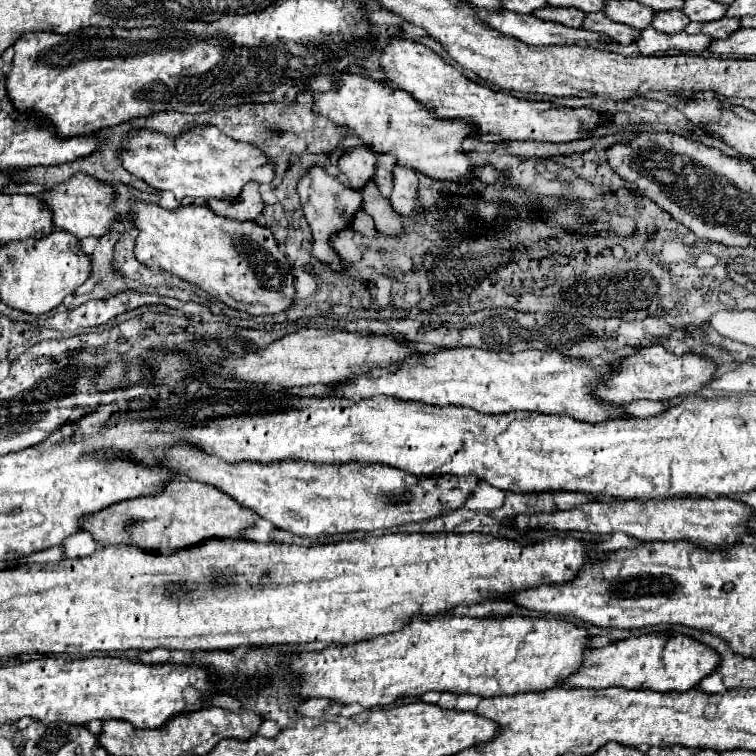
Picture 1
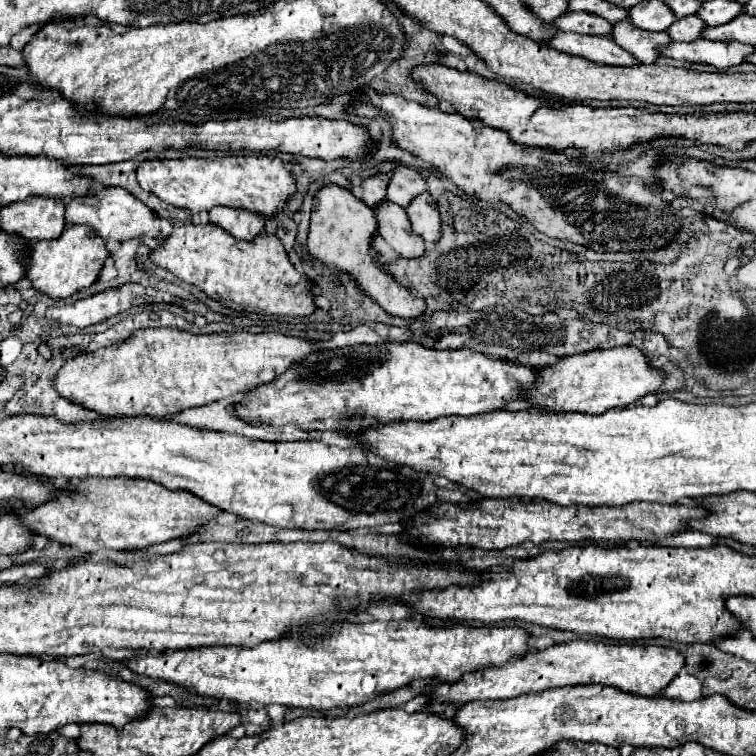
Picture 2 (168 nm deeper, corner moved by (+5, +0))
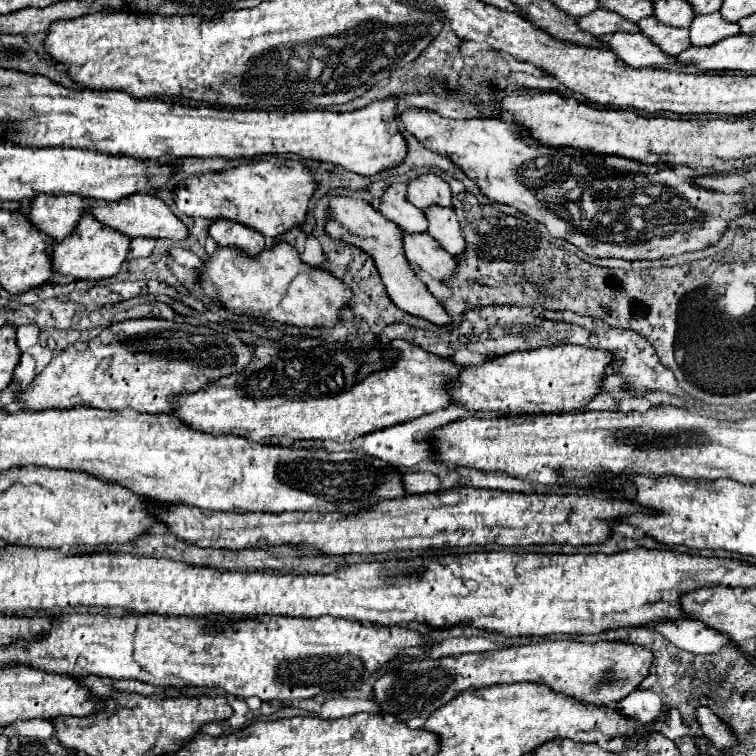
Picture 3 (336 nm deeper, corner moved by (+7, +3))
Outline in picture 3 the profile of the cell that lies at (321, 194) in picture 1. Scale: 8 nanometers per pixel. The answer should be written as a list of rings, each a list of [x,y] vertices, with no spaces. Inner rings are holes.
[[[344,196],[332,198],[330,200],[330,216],[328,216],[326,232],[332,238],[340,238],[344,242],[356,244],[358,248],[364,248],[364,252],[368,252],[374,258],[376,268],[382,276],[382,282],[388,290],[388,296],[400,310],[404,310],[412,316],[424,318],[424,320],[428,320],[436,326],[452,324],[452,318],[448,316],[444,306],[428,292],[426,284],[410,268],[410,264],[404,256],[404,246],[402,246],[404,230],[400,226],[396,226],[394,222],[390,222],[388,218],[384,218],[380,212],[376,212],[366,200],[344,198]]]

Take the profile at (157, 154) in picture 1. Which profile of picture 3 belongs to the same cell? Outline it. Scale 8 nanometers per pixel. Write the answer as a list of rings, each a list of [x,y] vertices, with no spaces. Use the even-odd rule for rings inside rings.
[[[280,156],[280,166],[276,158],[268,158],[268,160],[252,160],[248,164],[240,164],[238,168],[232,168],[228,172],[216,172],[216,174],[208,172],[204,176],[192,176],[186,188],[178,188],[174,192],[174,200],[178,204],[178,210],[184,212],[186,216],[200,216],[208,220],[226,218],[244,224],[248,228],[254,228],[264,236],[278,238],[280,234],[286,234],[292,228],[298,228],[306,222],[308,202],[314,190],[316,190],[316,180],[312,178],[306,164],[302,160],[286,160]]]

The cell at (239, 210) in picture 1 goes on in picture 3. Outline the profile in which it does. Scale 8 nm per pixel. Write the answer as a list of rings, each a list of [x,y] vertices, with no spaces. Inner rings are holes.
[[[216,220],[210,226],[210,236],[218,246],[234,246],[248,256],[258,256],[264,250],[264,236],[260,236],[260,232],[252,232],[252,228],[230,220]]]

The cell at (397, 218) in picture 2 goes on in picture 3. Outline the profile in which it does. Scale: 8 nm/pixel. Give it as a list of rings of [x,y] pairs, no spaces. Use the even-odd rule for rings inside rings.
[[[404,234],[406,258],[418,264],[434,280],[450,280],[458,270],[456,256],[448,254],[430,234]]]

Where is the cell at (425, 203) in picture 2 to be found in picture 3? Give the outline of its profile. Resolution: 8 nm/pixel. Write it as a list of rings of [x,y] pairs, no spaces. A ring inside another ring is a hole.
[[[430,208],[424,212],[428,216],[428,234],[438,240],[444,250],[452,252],[454,256],[460,256],[466,250],[464,232],[460,228],[460,220],[452,208]]]

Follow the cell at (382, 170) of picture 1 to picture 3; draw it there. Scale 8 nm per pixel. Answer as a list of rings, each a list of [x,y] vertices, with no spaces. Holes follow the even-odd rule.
[[[424,174],[408,184],[408,200],[420,210],[428,210],[432,206],[452,206],[452,190],[440,176]]]

